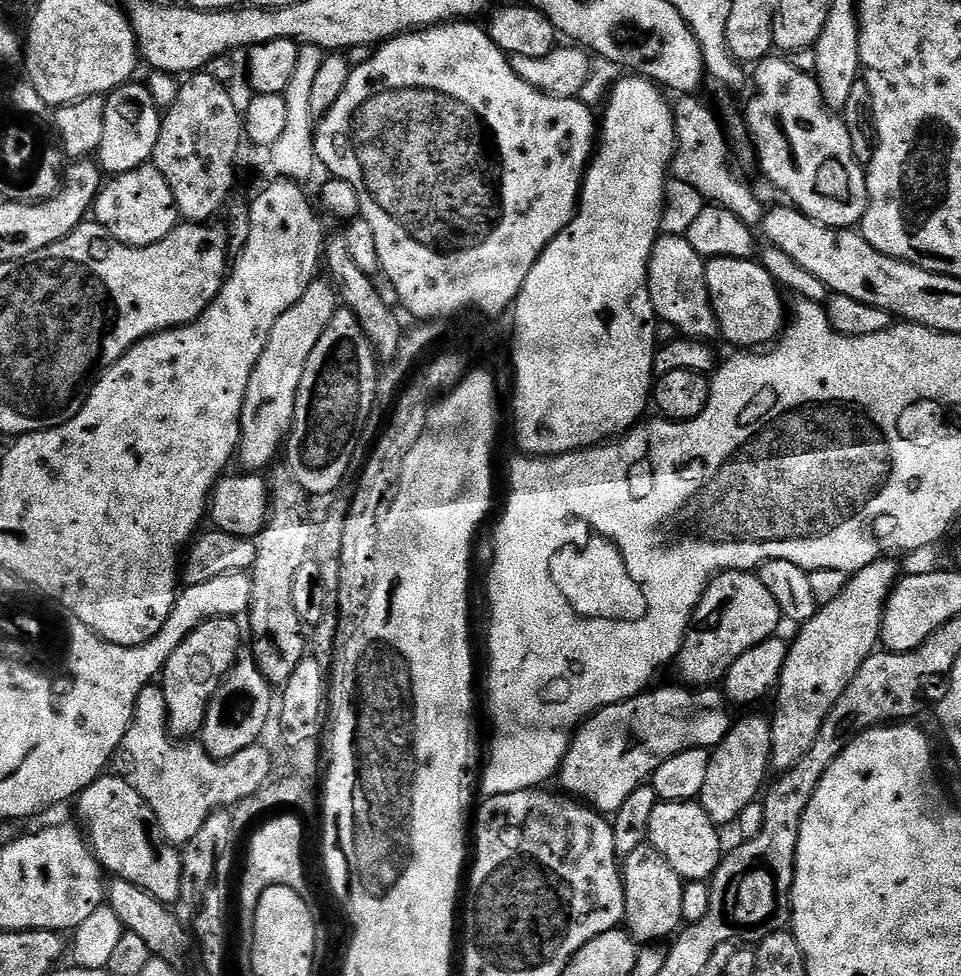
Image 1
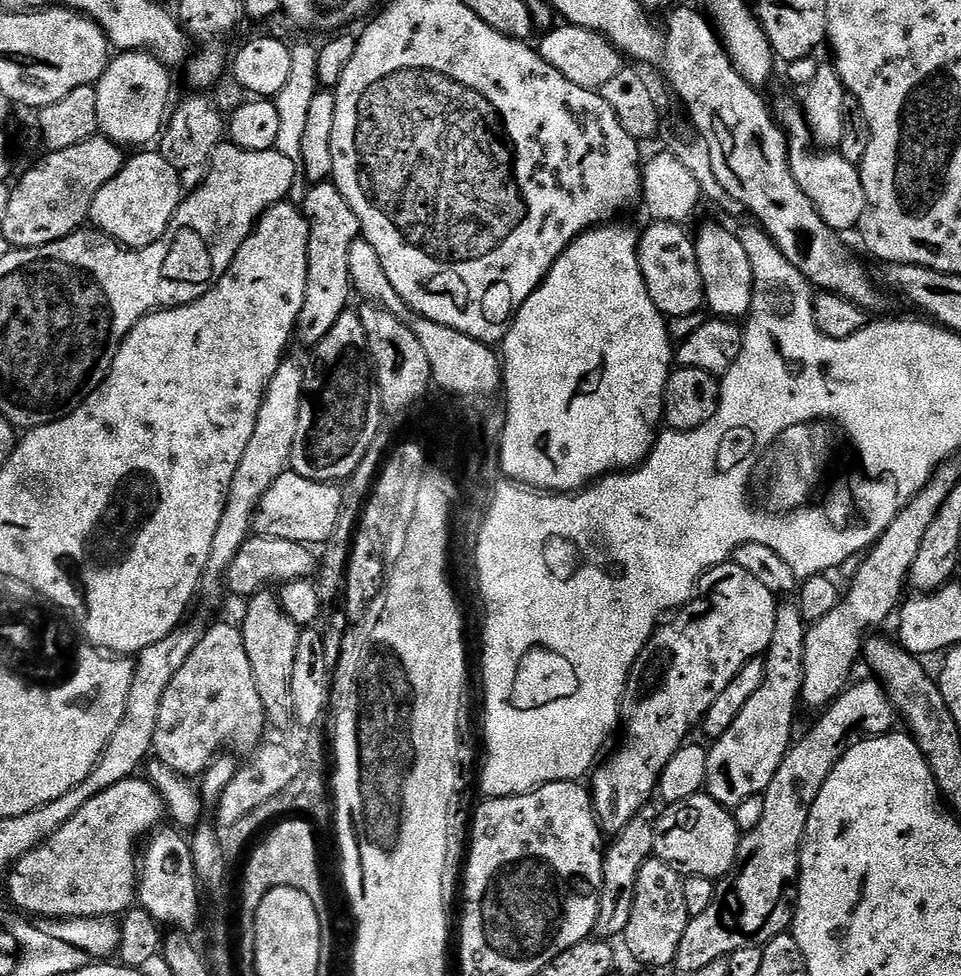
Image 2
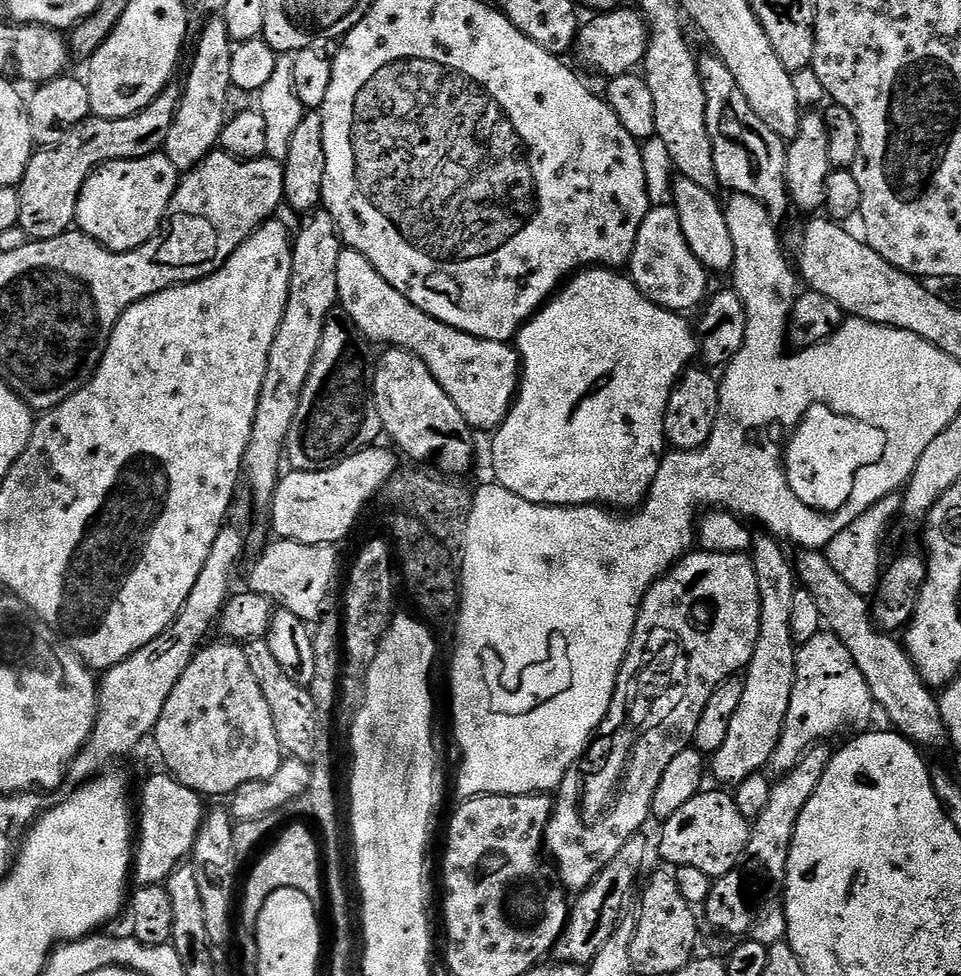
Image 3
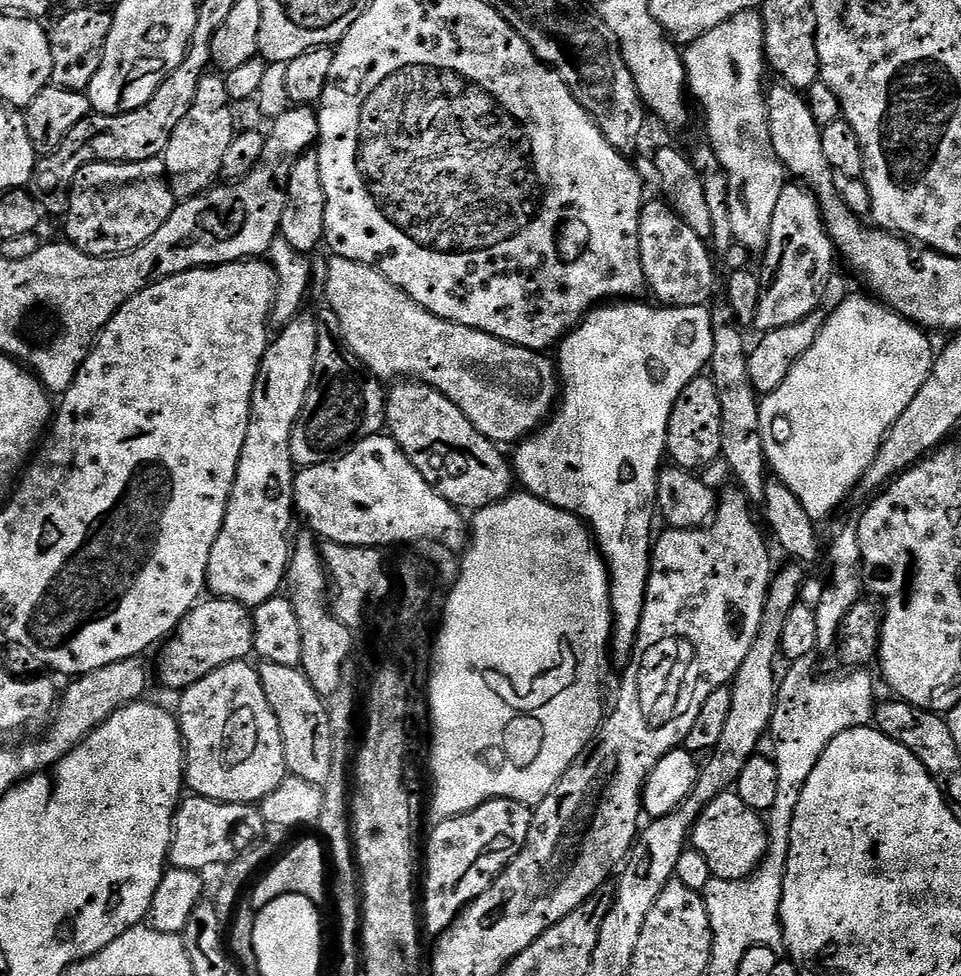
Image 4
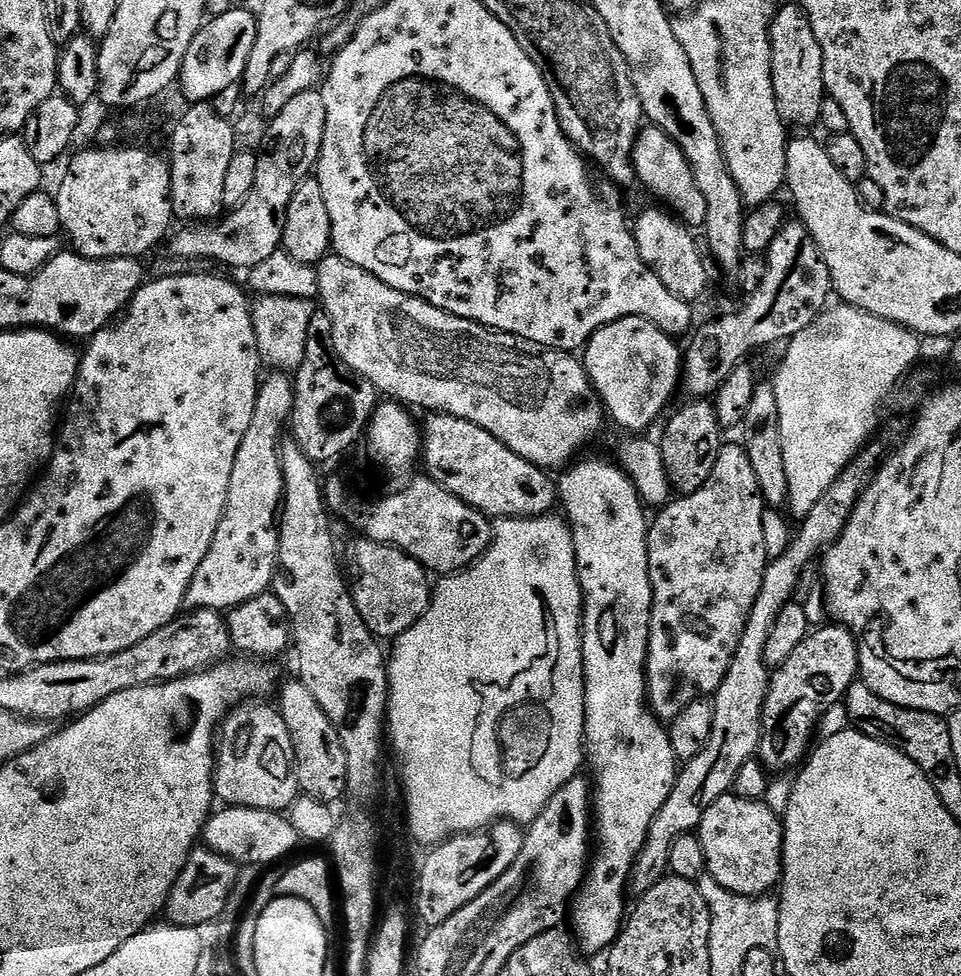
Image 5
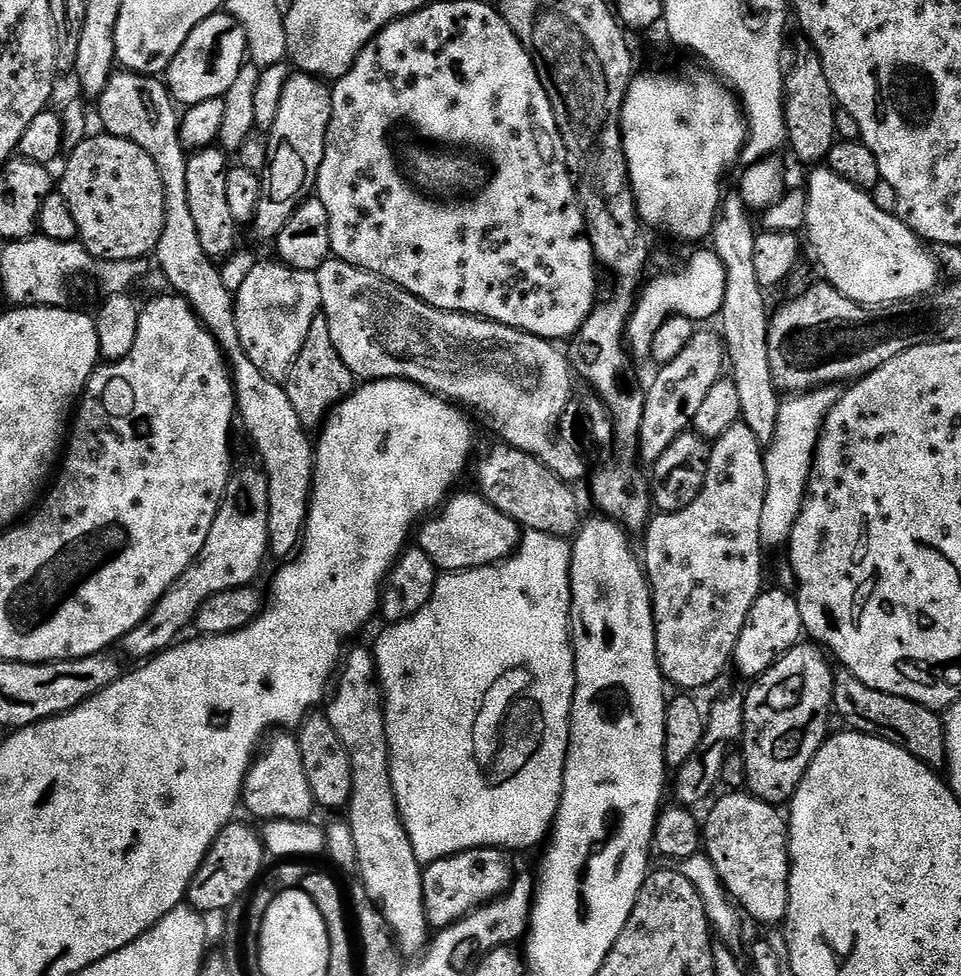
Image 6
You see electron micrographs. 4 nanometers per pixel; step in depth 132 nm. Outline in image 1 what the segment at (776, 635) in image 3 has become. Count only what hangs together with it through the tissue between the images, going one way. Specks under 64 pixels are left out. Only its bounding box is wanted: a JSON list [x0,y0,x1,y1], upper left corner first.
[698,715,772,826]

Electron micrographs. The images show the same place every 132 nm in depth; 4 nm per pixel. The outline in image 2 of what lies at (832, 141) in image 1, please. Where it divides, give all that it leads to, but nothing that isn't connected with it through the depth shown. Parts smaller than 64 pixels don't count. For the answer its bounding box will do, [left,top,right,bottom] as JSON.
[774,96,866,234]

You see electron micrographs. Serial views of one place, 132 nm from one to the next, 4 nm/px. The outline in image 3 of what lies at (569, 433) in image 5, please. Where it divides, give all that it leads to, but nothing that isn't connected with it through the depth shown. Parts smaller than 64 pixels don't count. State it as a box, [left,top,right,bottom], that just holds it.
[336,247,522,433]

